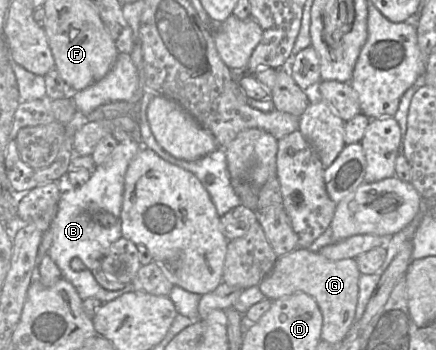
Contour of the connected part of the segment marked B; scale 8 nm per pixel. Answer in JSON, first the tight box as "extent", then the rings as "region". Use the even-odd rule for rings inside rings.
{"extent":[44,141,142,303],"region":[[[123,141],[116,145],[114,150],[111,152],[109,157],[99,166],[96,166],[91,171],[91,176],[89,180],[80,188],[64,188],[62,186],[62,191],[57,202],[56,212],[53,219],[53,222],[47,232],[44,234],[50,234],[51,239],[53,237],[53,243],[47,251],[47,255],[54,261],[61,271],[62,278],[70,282],[79,296],[84,300],[86,298],[97,298],[98,300],[106,303],[108,301],[114,300],[117,297],[123,295],[124,293],[133,291],[131,284],[126,285],[120,290],[110,291],[103,288],[95,279],[94,271],[98,270],[101,267],[100,260],[110,247],[112,243],[117,241],[121,236],[121,207],[124,191],[124,178],[125,173],[128,168],[129,163],[137,154],[137,152],[142,147],[141,143],[137,141]],[[87,209],[103,209],[112,214],[115,218],[115,222],[110,227],[103,227],[99,223],[95,222],[90,217],[90,212],[87,212]],[[74,258],[79,258],[83,263],[82,270],[72,269],[70,266],[71,261]]]}

